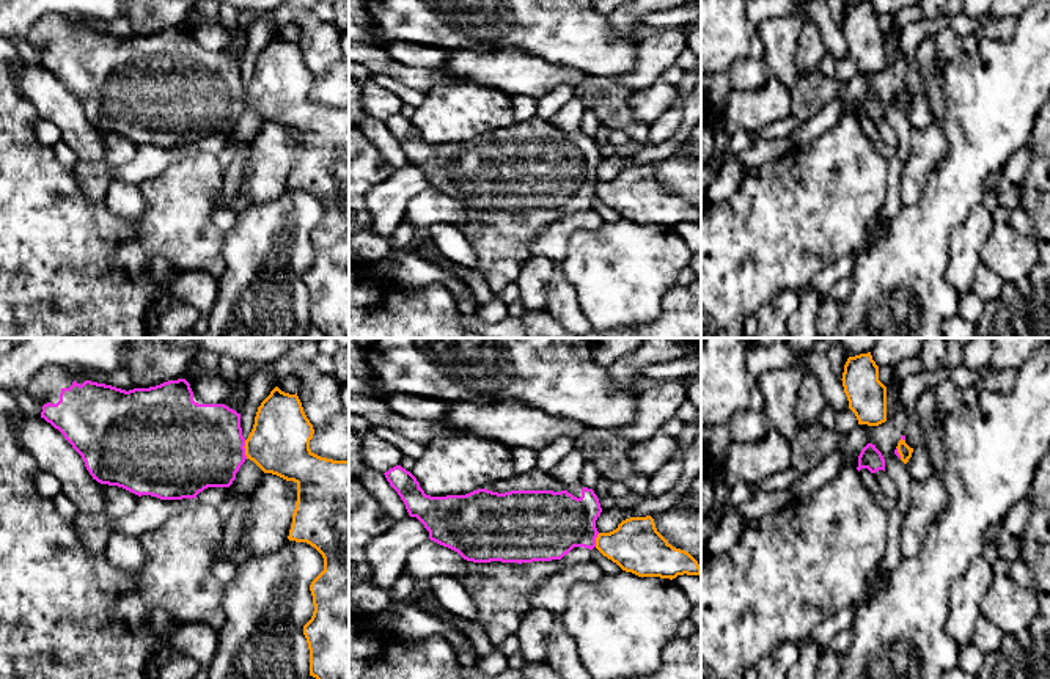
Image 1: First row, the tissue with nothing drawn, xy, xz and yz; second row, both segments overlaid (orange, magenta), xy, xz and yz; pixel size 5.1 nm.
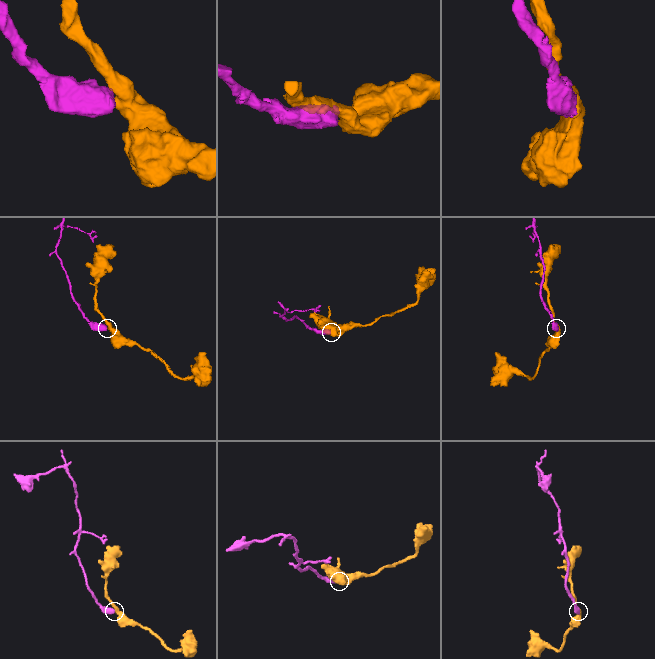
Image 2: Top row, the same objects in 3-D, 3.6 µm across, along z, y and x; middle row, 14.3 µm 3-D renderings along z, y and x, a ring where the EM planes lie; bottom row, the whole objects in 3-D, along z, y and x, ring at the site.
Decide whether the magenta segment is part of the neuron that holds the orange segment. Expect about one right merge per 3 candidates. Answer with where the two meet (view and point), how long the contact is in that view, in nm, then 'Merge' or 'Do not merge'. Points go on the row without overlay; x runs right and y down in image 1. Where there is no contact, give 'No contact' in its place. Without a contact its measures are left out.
Touches orange at xy (245, 98). Shared border 100 nm. Do not merge

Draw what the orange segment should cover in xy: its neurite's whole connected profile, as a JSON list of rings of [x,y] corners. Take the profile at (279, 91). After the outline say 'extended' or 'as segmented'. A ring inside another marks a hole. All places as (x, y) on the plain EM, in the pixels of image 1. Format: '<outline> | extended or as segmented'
[[[275,35],[258,55],[245,88],[245,104],[264,121],[297,132],[289,189],[307,190],[324,206],[324,218],[311,229],[314,259],[303,273],[310,297],[310,324],[327,338],[349,338],[349,108],[321,105],[310,97],[314,77],[302,50]]] | as segmented

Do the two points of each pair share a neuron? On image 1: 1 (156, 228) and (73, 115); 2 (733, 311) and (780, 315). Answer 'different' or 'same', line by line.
1: different
2: different

